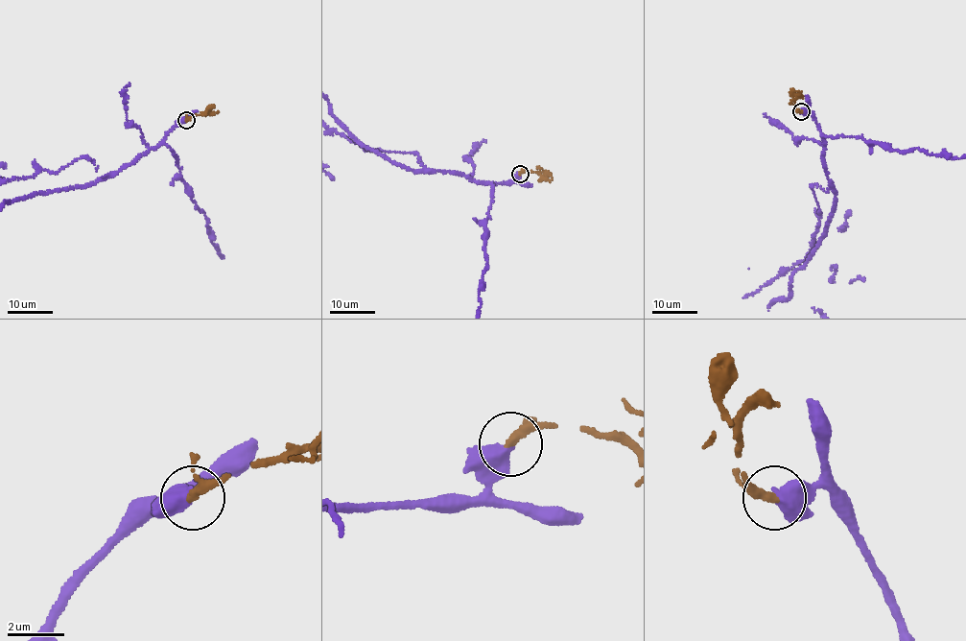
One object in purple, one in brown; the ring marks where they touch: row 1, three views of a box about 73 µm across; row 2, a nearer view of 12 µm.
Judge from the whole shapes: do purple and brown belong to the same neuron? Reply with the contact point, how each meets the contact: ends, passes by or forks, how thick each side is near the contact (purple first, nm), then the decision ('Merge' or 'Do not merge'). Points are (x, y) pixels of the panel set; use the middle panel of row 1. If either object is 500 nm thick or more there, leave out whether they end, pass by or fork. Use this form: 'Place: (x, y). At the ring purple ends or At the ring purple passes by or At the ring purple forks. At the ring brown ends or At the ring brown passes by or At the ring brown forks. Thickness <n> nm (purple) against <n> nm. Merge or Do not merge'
Place: (520, 174). Thickness 500 nm (purple) against 240 nm. Do not merge

